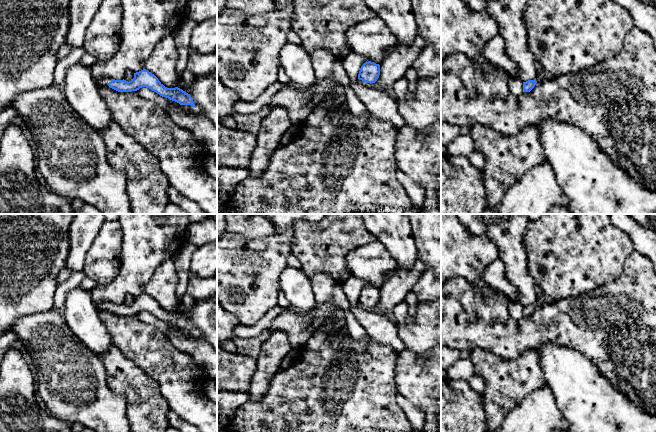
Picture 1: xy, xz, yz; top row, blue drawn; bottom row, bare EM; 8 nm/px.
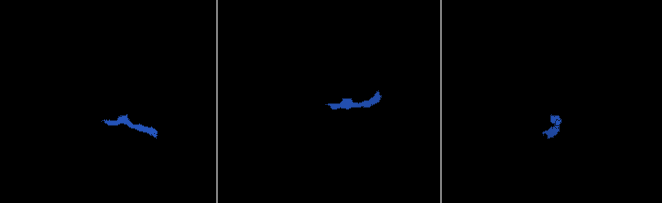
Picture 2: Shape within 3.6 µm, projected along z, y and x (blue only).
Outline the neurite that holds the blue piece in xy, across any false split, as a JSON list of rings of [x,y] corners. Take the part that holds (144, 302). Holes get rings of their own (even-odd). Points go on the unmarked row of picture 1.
[[[146,293],[134,297],[134,302],[129,306],[124,303],[115,304],[109,301],[103,301],[97,305],[97,308],[99,311],[109,310],[118,316],[132,316],[137,315],[142,311],[146,311],[156,316],[160,320],[175,325],[180,329],[191,329],[196,332],[190,318],[178,311],[165,311],[154,298]]]

